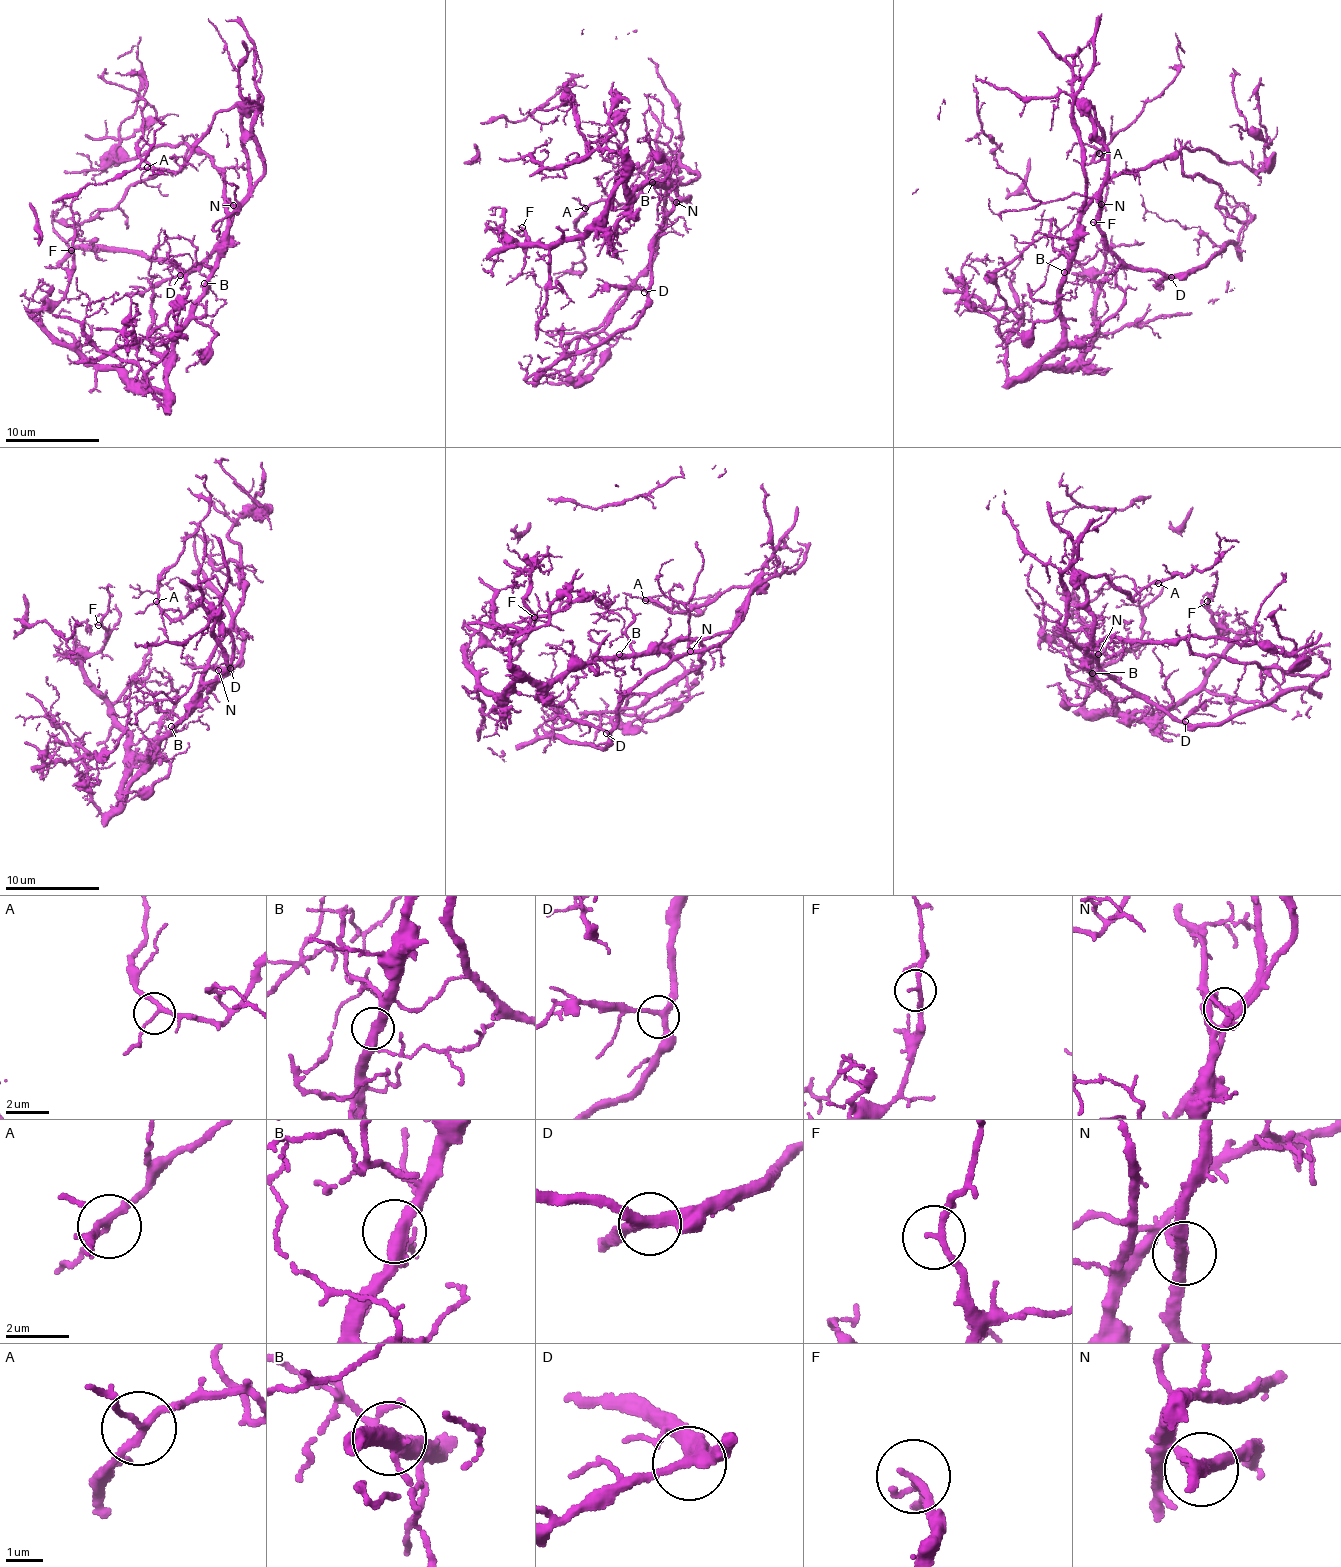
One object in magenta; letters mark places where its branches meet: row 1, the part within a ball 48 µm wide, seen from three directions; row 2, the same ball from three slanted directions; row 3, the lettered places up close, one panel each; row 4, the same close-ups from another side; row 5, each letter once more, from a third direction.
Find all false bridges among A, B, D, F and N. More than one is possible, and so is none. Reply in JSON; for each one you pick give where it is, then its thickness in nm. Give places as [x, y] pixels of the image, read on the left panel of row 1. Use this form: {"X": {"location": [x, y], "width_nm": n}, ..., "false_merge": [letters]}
{"N": {"location": [233, 205], "width_nm": 280}, "false_merge": ["N"]}

